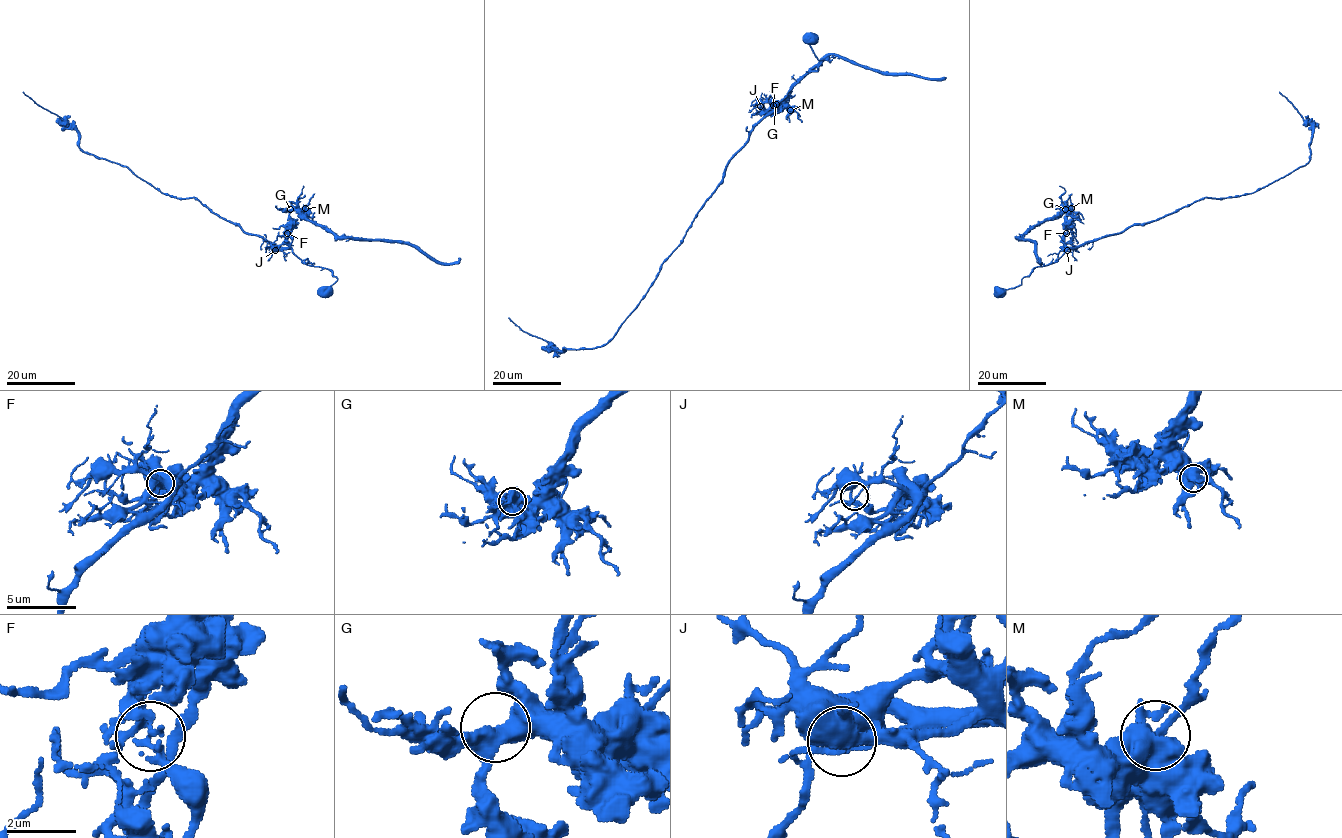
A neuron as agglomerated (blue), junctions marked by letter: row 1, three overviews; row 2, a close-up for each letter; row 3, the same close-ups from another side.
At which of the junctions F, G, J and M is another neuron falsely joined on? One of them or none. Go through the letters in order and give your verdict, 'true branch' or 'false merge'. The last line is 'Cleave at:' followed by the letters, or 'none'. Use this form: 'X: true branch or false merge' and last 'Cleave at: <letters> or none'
F: false merge
G: true branch
J: true branch
M: true branch
Cleave at: F

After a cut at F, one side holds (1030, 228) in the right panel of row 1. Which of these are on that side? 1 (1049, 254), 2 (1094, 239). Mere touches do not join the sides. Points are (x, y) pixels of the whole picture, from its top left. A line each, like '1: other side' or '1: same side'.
1: other side
2: other side

